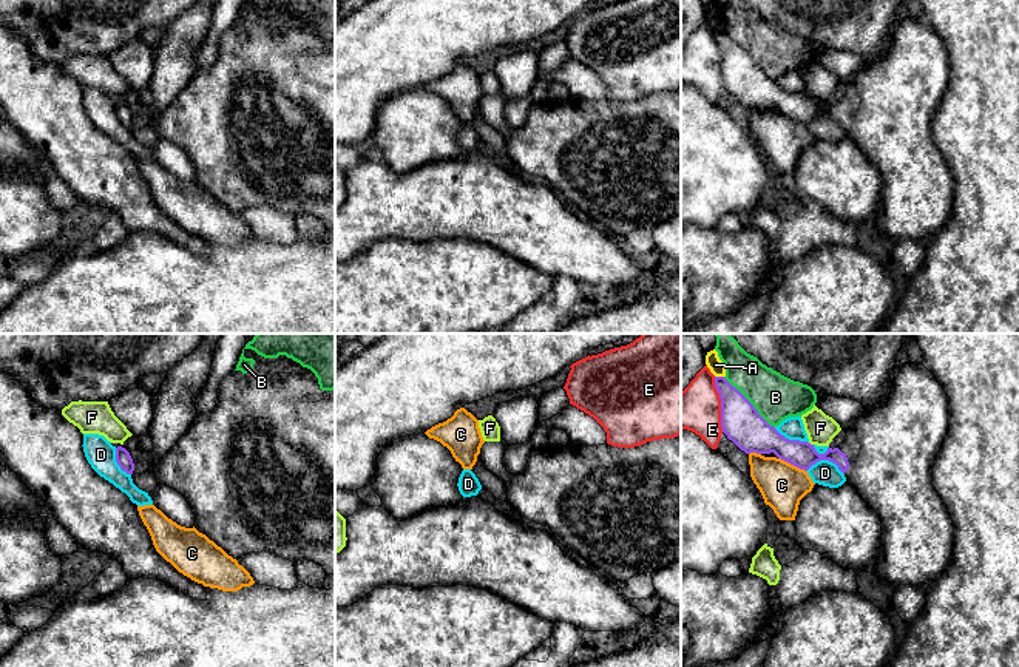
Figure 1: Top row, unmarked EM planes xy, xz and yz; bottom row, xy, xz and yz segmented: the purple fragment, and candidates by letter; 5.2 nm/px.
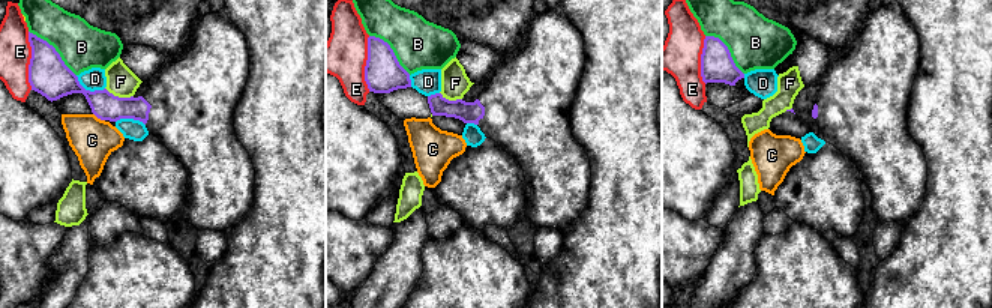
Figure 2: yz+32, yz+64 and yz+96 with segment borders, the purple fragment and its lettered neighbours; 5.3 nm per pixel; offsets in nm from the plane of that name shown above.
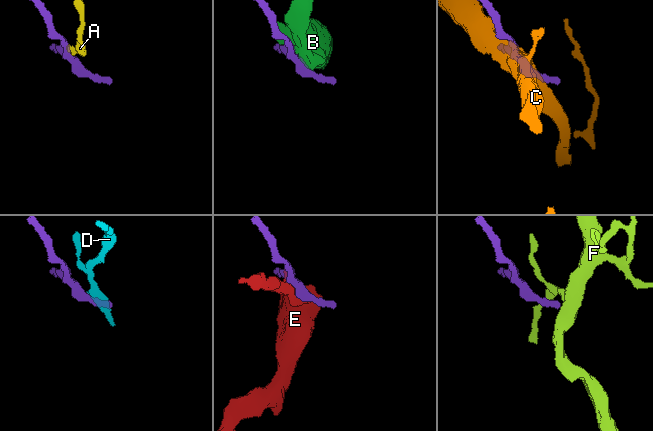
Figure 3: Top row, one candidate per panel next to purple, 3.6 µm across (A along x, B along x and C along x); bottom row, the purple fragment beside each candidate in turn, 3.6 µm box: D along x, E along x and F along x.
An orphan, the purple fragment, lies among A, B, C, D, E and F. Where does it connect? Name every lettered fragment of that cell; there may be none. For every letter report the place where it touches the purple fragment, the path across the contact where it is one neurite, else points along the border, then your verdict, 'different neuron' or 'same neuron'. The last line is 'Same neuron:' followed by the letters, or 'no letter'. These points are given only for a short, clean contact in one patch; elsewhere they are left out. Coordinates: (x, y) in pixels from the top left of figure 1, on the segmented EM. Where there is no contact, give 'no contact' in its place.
A: meets purple in yz at (720, 377); border along yz (715, 375), (723, 377); different neuron
B: meets purple in yz at (749, 402); different neuron
C: meets purple in yz at (792, 463); different neuron
D: meets purple in yz at (826, 459); border along yz (806, 470), (820, 460), (831, 460), (843, 474); different neuron
E: meets purple in yz at (721, 405); different neuron
F: meets purple in yz at (809, 443); border along yz (809, 442), (812, 445); different neuron
Same neuron: no letter

